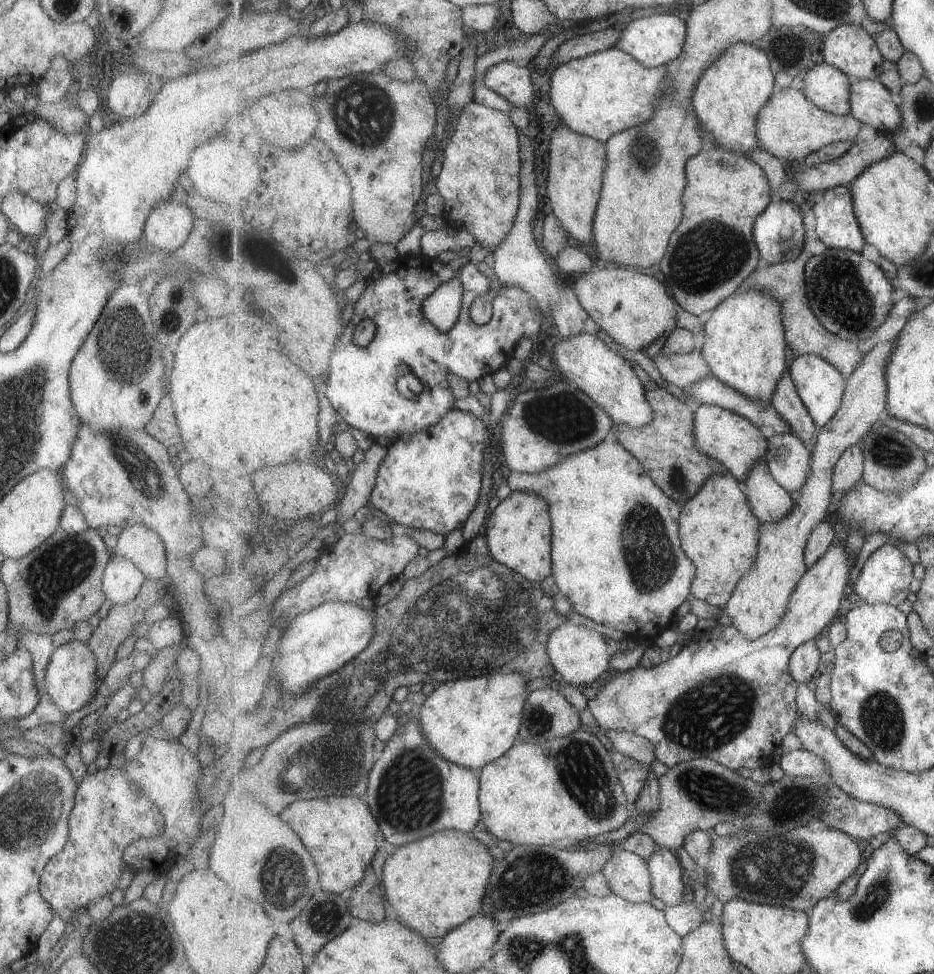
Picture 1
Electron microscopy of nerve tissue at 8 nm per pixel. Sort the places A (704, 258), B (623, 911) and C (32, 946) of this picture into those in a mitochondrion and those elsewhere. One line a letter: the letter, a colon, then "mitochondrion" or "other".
A: mitochondrion
B: other
C: other

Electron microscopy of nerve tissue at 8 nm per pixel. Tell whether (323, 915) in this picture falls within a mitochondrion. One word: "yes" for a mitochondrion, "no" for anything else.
yes

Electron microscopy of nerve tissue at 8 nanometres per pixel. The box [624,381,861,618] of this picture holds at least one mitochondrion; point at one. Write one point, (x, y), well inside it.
(678, 478)

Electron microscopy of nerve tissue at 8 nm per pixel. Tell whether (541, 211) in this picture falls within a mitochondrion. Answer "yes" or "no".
no

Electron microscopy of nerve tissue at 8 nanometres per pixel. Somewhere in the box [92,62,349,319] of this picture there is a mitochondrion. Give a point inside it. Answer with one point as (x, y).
(248, 250)

